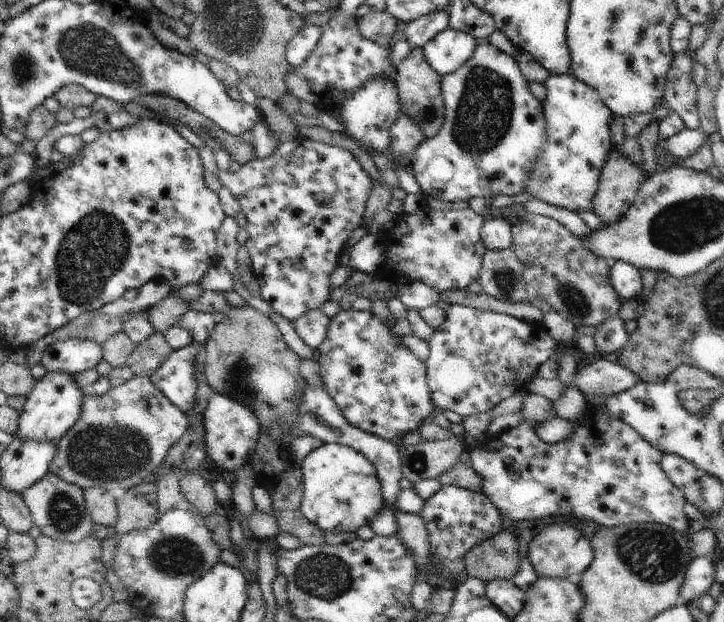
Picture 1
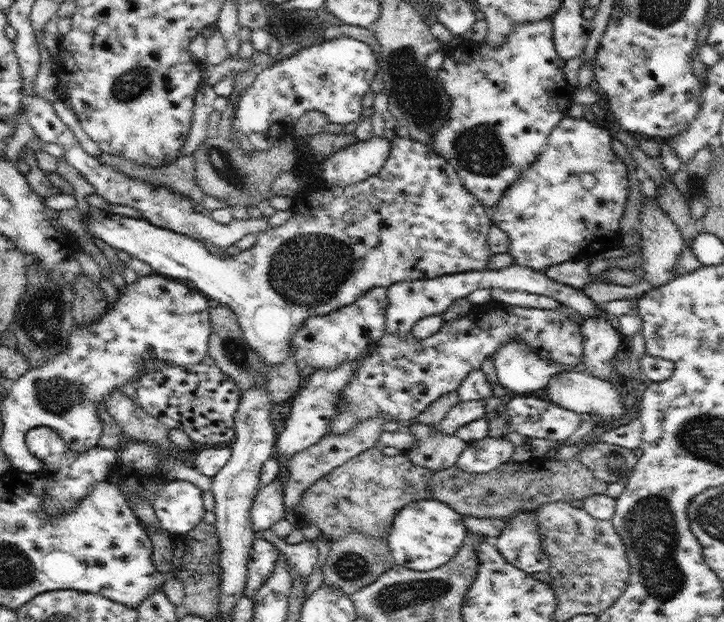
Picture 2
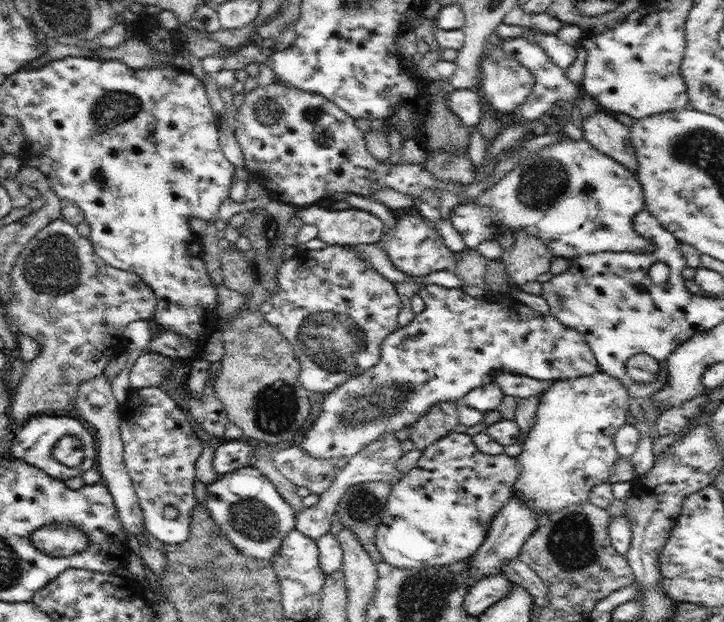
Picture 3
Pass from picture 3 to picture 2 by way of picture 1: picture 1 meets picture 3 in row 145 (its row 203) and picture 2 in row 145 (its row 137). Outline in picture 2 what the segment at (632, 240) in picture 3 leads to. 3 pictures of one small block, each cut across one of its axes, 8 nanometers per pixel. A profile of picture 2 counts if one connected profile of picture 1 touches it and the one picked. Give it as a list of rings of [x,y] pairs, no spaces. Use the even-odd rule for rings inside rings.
[[[566,116],[552,129],[539,160],[511,184],[500,203],[489,211],[491,222],[510,237],[508,253],[514,258],[515,264],[545,272],[550,266],[562,262],[583,261],[604,250],[622,247],[620,219],[624,215],[630,182],[623,160],[612,151],[611,145],[610,132],[584,119],[584,116]],[[580,173],[594,175],[596,186],[585,190],[580,183]]]

